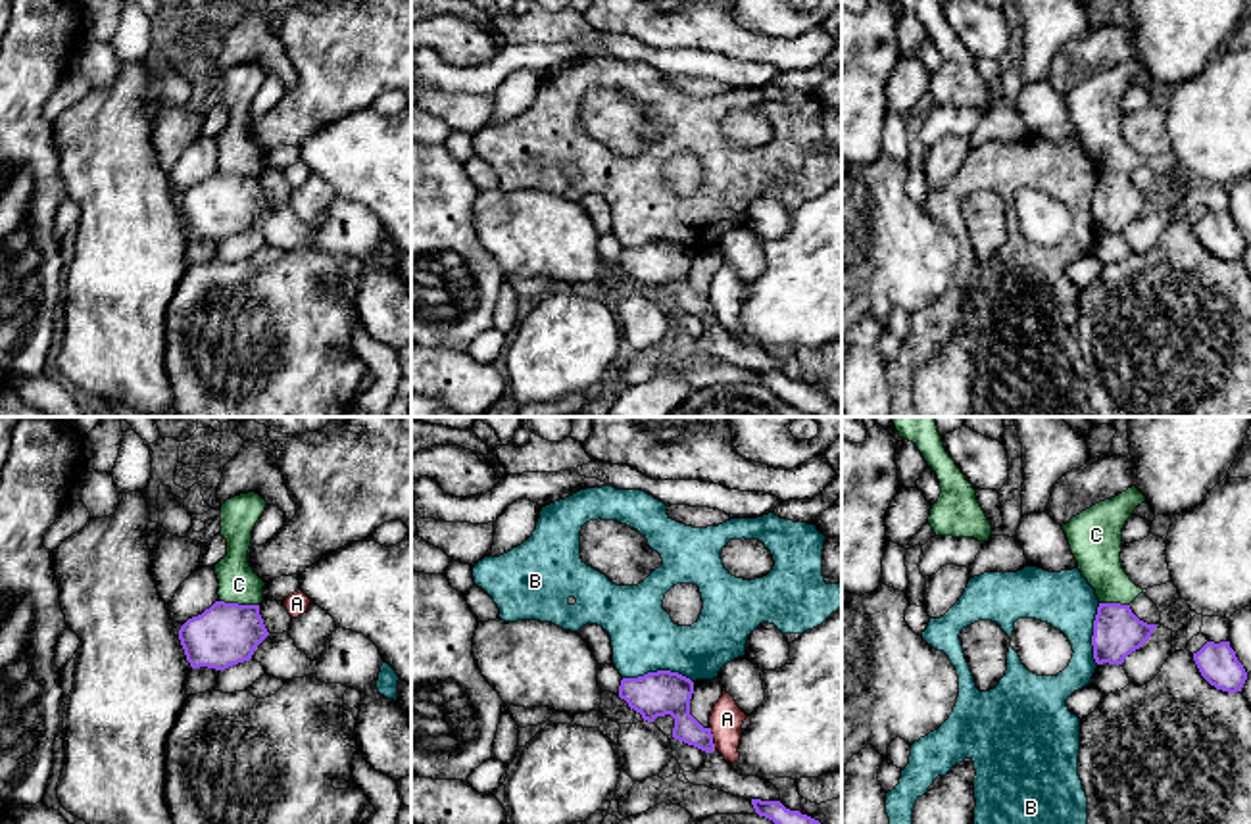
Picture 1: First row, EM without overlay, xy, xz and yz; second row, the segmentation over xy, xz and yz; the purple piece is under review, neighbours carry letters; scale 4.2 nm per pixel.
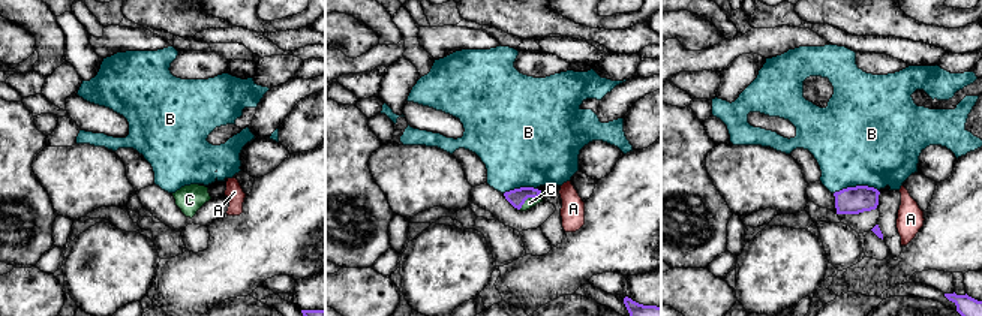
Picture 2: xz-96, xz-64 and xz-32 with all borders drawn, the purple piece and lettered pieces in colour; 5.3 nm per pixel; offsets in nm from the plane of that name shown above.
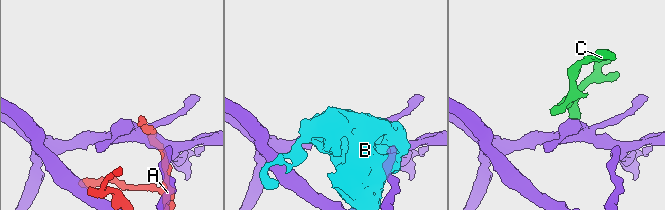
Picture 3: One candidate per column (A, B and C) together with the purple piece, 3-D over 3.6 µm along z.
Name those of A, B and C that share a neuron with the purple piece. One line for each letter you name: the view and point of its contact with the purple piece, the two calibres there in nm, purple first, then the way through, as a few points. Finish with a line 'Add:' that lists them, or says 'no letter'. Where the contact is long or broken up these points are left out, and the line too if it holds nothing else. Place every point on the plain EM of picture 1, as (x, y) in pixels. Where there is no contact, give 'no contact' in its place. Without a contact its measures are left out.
C: meets purple in xy at (237, 173); 260 nm thick on the purple side, 160 nm on the other; runs through xy (225, 204), (233, 196), (237, 173), (239, 154)
Add: C

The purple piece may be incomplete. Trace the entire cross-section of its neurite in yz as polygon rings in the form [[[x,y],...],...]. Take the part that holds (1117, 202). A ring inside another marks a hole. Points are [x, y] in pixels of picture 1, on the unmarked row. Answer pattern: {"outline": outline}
{"outline": [[[1132,56],[1063,94],[1078,140],[1099,169],[1092,206],[1097,234],[1122,234],[1157,198],[1132,182],[1130,173],[1143,159],[1130,150],[1120,133],[1122,98],[1141,73],[1145,65]]]}

